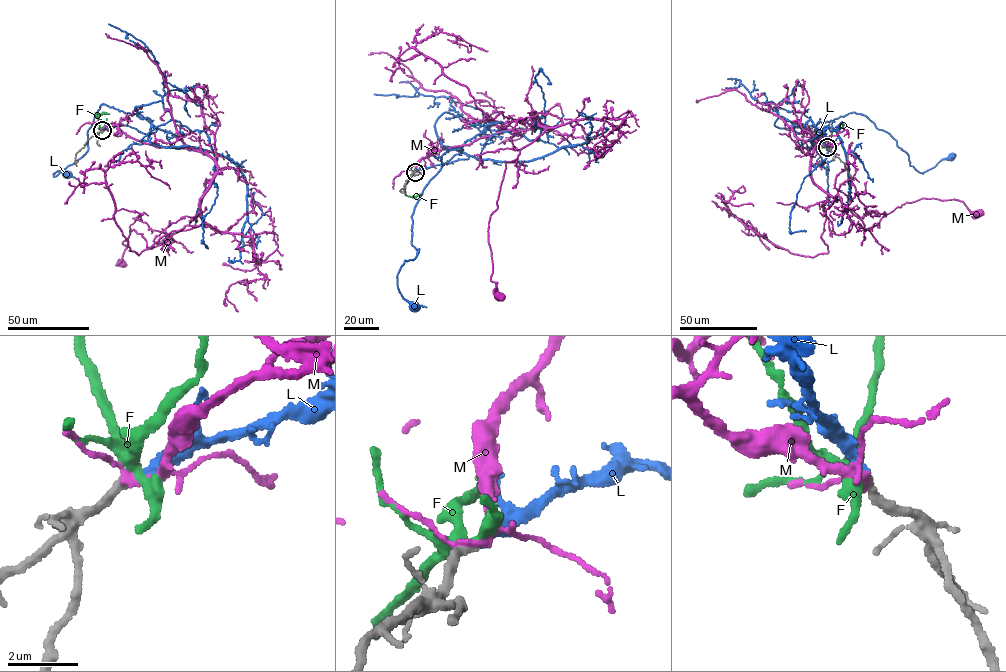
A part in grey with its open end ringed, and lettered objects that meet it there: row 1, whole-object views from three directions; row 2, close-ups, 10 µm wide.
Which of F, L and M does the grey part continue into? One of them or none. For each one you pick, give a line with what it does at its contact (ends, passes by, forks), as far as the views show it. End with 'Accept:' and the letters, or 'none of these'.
L: it ends
Accept: L

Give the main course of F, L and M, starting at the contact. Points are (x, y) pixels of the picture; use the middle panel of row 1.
F: (415, 172), (404, 187), (405, 193), (415, 197), (420, 194)
L: (415, 172), (468, 156), (445, 163), (414, 208), (411, 243), (419, 253), (397, 276), (403, 297), (415, 306)
M: (415, 172), (427, 154), (534, 128), (536, 112), (545, 131), (506, 163), (489, 222), (498, 296)

